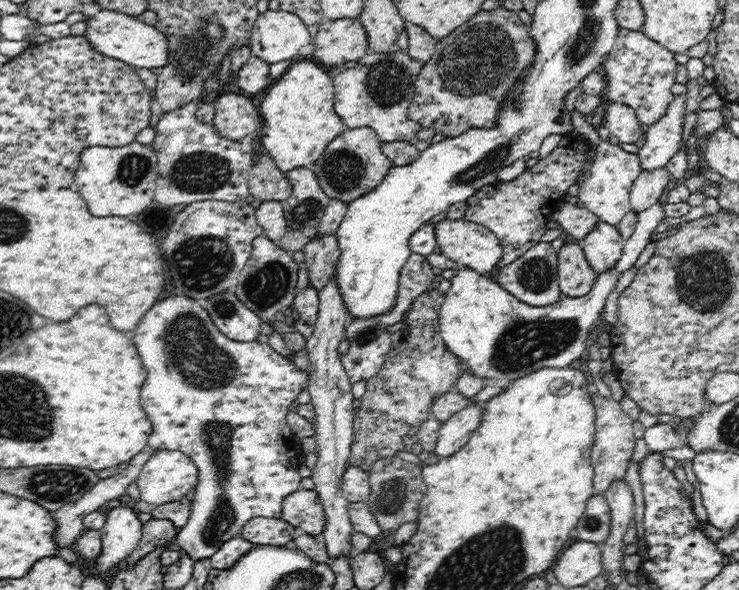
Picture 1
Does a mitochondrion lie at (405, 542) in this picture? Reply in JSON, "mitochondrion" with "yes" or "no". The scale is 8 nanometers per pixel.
{"mitochondrion":"no"}

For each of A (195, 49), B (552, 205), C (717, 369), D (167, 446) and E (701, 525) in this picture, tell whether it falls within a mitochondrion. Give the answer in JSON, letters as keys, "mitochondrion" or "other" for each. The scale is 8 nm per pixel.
{"A":"mitochondrion","B":"other","C":"other","D":"other","E":"other"}

